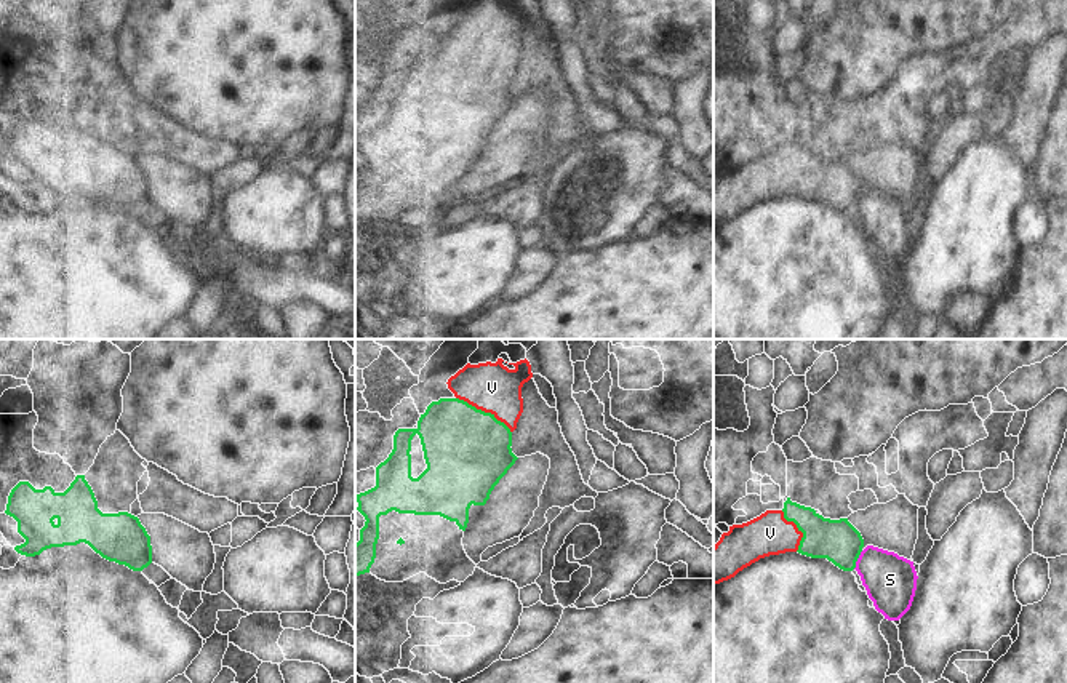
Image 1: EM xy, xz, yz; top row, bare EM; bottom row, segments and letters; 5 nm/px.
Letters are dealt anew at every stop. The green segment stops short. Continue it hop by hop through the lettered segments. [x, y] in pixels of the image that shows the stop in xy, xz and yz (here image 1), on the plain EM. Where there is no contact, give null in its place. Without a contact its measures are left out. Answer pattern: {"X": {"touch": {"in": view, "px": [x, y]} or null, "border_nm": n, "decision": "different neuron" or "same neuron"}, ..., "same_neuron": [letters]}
{"S": {"touch": {"in": "yz", "px": [856, 202]}, "border_nm": 110, "decision": "different neuron"}, "V": {"touch": {"in": "xz", "px": [483, 53]}, "border_nm": 340, "decision": "same neuron"}, "same_neuron": ["V"]}

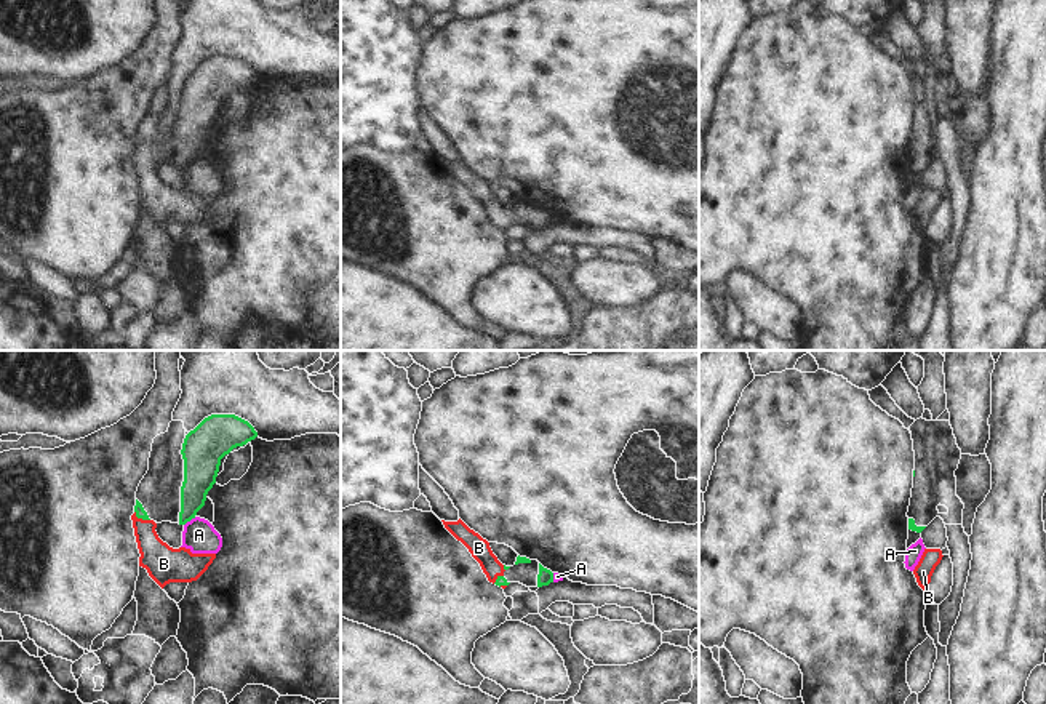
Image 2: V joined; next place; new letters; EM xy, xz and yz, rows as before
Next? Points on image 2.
{"A": {"touch": {"in": "xy", "px": [189, 162]}, "border_nm": 80, "decision": "different neuron"}, "B": {"touch": {"in": "xy", "px": [141, 159]}, "border_nm": 90, "decision": "same neuron"}, "same_neuron": ["B"]}

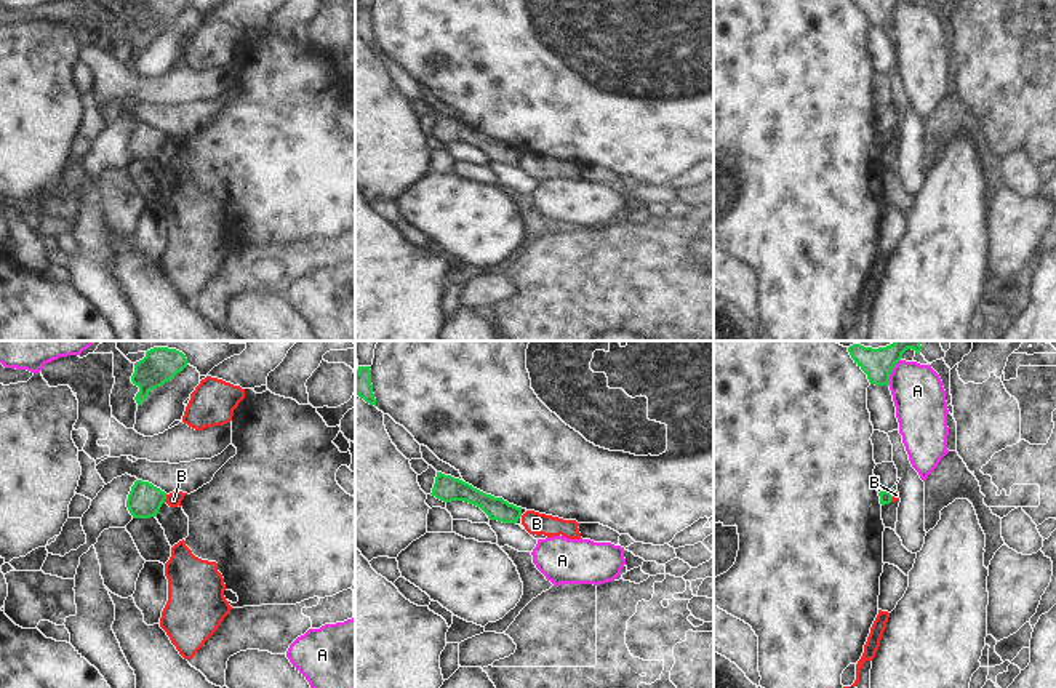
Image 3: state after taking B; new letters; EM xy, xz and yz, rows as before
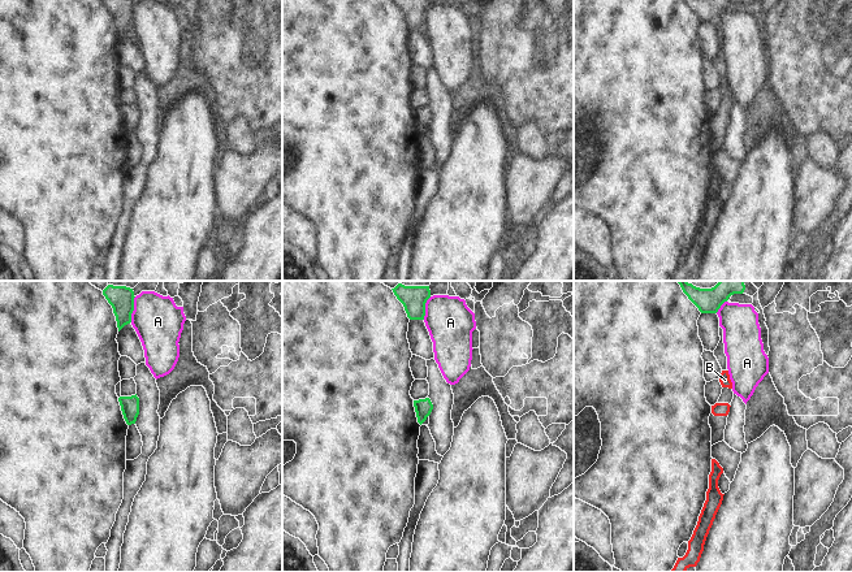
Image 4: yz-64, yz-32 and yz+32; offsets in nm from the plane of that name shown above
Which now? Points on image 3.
{"A": {"touch": {"in": "yz", "px": [892, 12]}, "border_nm": 150, "decision": "different neuron"}, "B": {"touch": {"in": "xy", "px": [165, 140]}, "border_nm": 40, "decision": "different neuron"}, "same_neuron": []}

